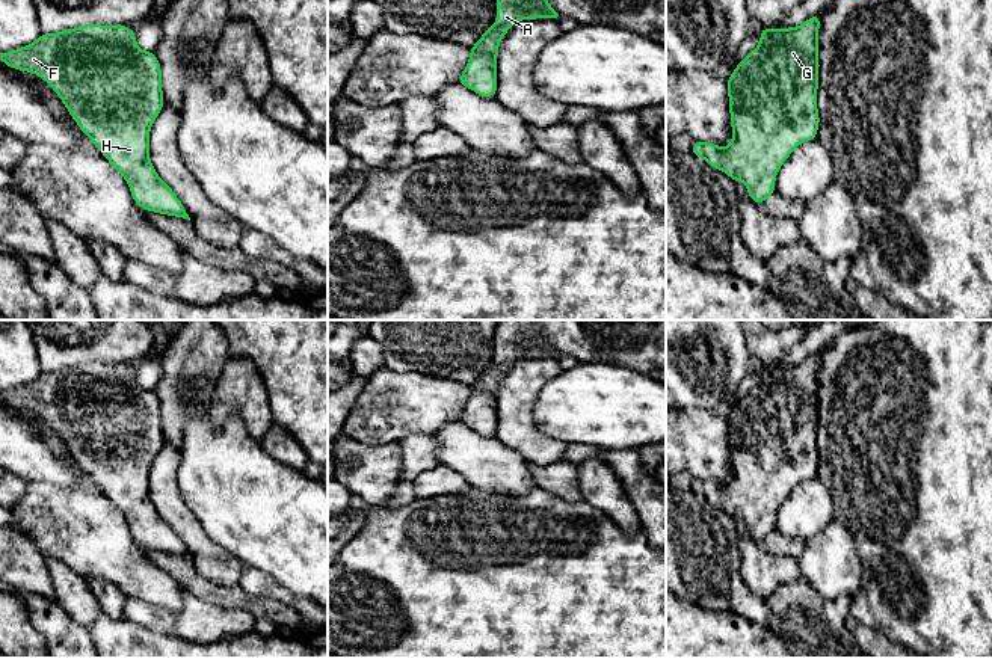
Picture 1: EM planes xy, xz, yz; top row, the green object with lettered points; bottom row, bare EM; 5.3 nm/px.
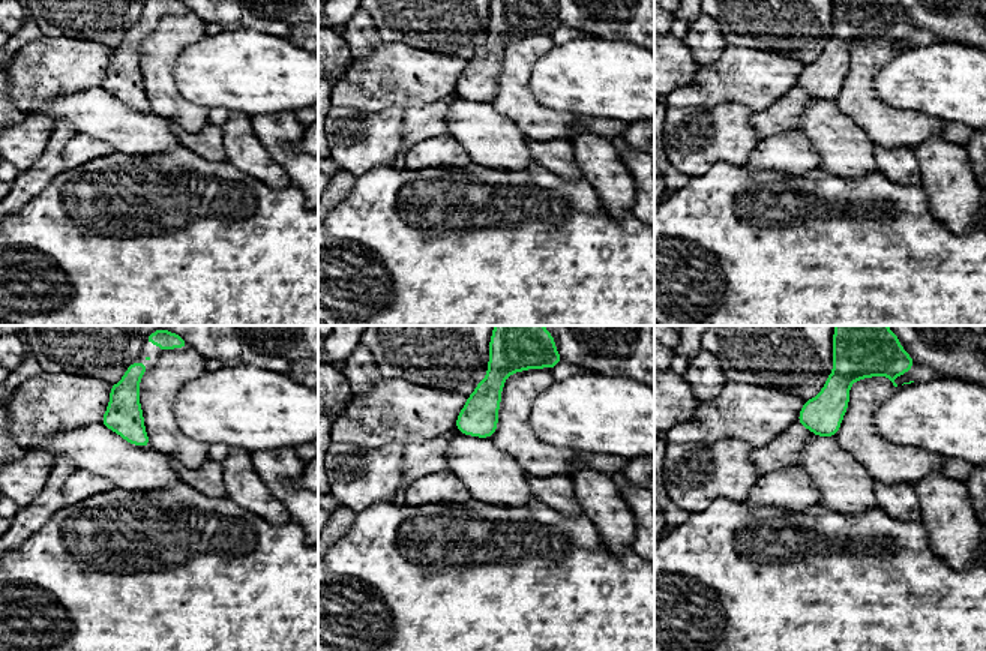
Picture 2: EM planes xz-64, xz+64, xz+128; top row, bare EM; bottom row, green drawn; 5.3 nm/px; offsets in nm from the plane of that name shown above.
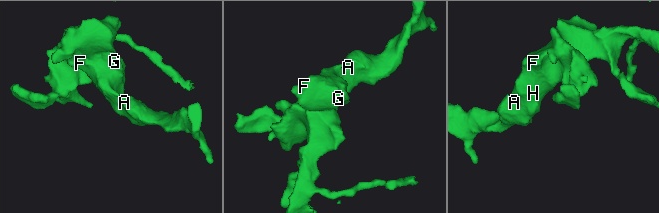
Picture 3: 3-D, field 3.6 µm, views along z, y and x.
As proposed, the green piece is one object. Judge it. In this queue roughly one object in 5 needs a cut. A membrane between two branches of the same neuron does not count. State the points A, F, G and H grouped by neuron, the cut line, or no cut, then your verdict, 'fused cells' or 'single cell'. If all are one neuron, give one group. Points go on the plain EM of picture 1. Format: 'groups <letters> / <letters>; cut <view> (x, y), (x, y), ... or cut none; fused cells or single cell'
groups A F G H; cut none; single cell

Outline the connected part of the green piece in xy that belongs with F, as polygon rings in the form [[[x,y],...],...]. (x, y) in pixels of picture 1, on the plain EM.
[[[83,362],[42,371],[26,385],[0,391],[0,398],[14,407],[39,414],[54,427],[85,474],[125,516],[142,548],[190,558],[149,498],[149,468],[165,444],[162,406],[156,391],[137,385],[136,370],[125,362]]]

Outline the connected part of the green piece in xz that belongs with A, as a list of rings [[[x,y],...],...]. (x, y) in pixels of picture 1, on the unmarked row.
[[[500,320],[497,359],[470,385],[470,398],[459,420],[480,435],[497,435],[497,394],[501,376],[521,358],[557,356],[538,320]]]

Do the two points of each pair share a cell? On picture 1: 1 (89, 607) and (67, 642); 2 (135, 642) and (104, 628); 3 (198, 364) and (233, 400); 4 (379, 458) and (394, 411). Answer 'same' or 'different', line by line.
1: different
2: same
3: different
4: different

